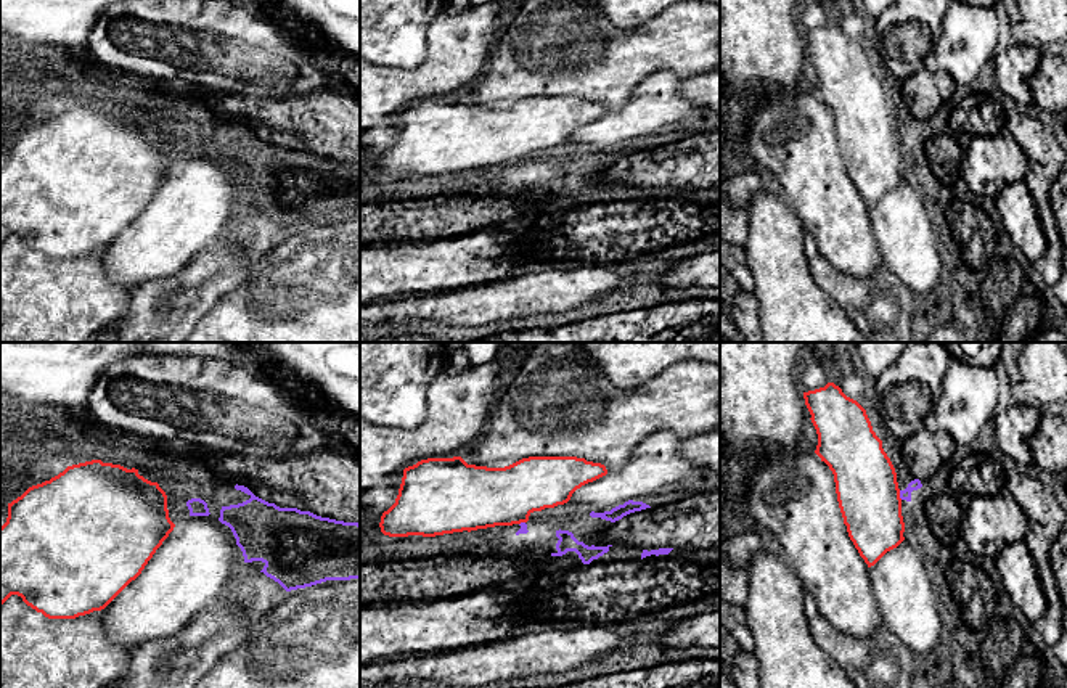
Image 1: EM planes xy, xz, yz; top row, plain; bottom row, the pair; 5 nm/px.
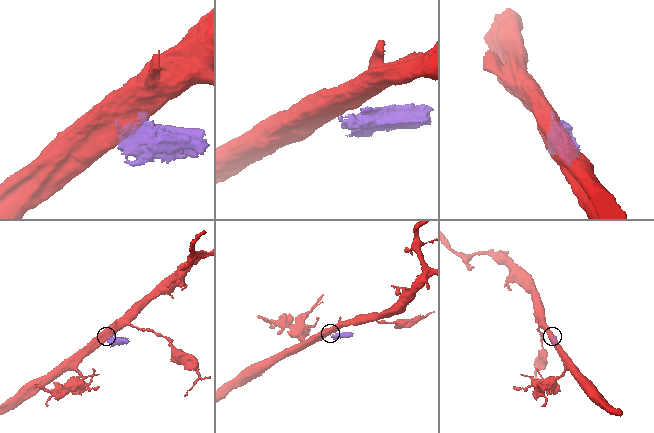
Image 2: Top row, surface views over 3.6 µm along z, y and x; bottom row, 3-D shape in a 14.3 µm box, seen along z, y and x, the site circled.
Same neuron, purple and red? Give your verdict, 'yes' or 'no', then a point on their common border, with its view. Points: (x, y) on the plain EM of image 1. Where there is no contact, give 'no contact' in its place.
no | yz (900, 135)

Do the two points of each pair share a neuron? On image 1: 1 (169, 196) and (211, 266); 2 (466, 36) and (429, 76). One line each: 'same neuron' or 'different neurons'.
1: different neurons
2: same neuron

